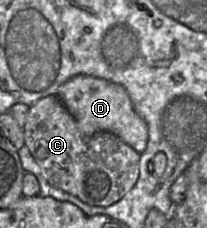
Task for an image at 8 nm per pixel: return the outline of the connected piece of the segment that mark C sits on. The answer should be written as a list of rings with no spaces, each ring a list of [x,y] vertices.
[[[49,95],[29,106],[23,127],[25,147],[39,166],[46,181],[82,202],[107,207],[119,201],[139,177],[140,154],[110,132],[84,137],[74,117],[56,95]]]

